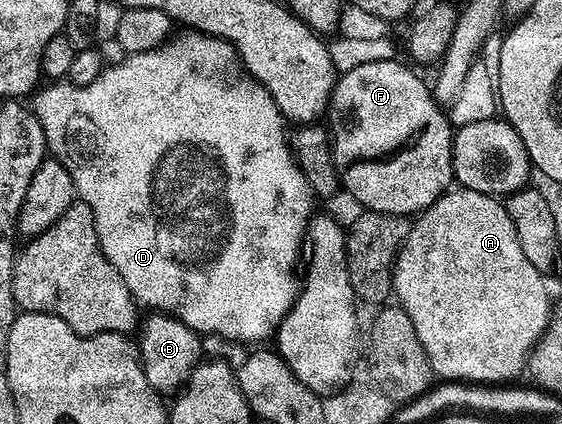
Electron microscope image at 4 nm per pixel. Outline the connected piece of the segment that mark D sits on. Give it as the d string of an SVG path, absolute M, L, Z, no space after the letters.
M199 33L180 34L184 35L178 36L177 39L175 37L169 38L161 43L160 46L150 49L146 53L138 53L137 55L121 58L121 63L116 63L113 67L105 66L97 79L91 81L90 85L75 87L74 84L67 81L52 81L47 84L49 87L41 86L34 95L34 100L36 99L34 114L36 120L42 125L44 146L47 154L51 158L57 159L66 169L66 173L70 173L70 181L74 181L74 189L79 202L90 205L90 213L94 213L94 225L96 226L102 253L106 257L106 261L110 261L110 265L114 265L114 269L118 269L118 277L122 277L122 281L126 281L126 289L130 289L132 298L136 300L137 304L144 306L145 303L146 306L152 307L148 309L153 312L171 315L174 319L180 319L191 331L195 331L204 337L207 337L207 335L221 335L224 339L237 339L240 343L256 343L259 339L266 338L267 335L268 338L275 336L276 328L279 327L280 322L286 317L286 313L292 308L296 300L298 294L296 262L300 259L300 246L305 246L308 225L314 215L314 210L312 211L312 202L314 202L312 187L306 181L302 169L297 165L295 156L292 155L289 132L287 130L284 132L286 120L283 113L278 109L278 105L274 105L274 97L270 97L267 89L258 80L253 79L251 75L242 70L242 64L236 54L235 47L225 41L225 39L219 39L213 35L201 35Z

